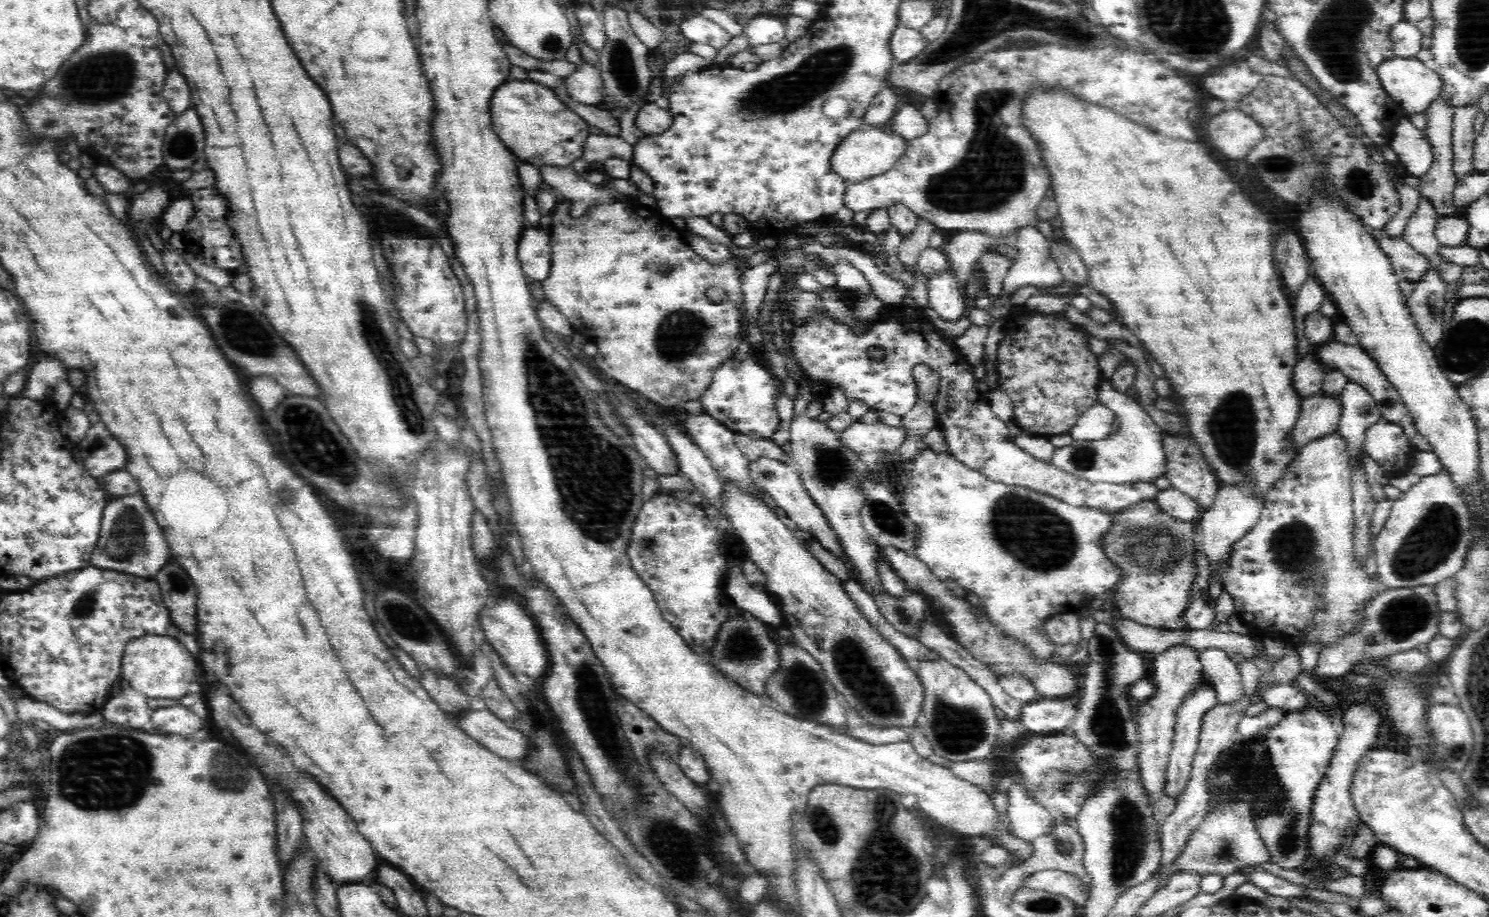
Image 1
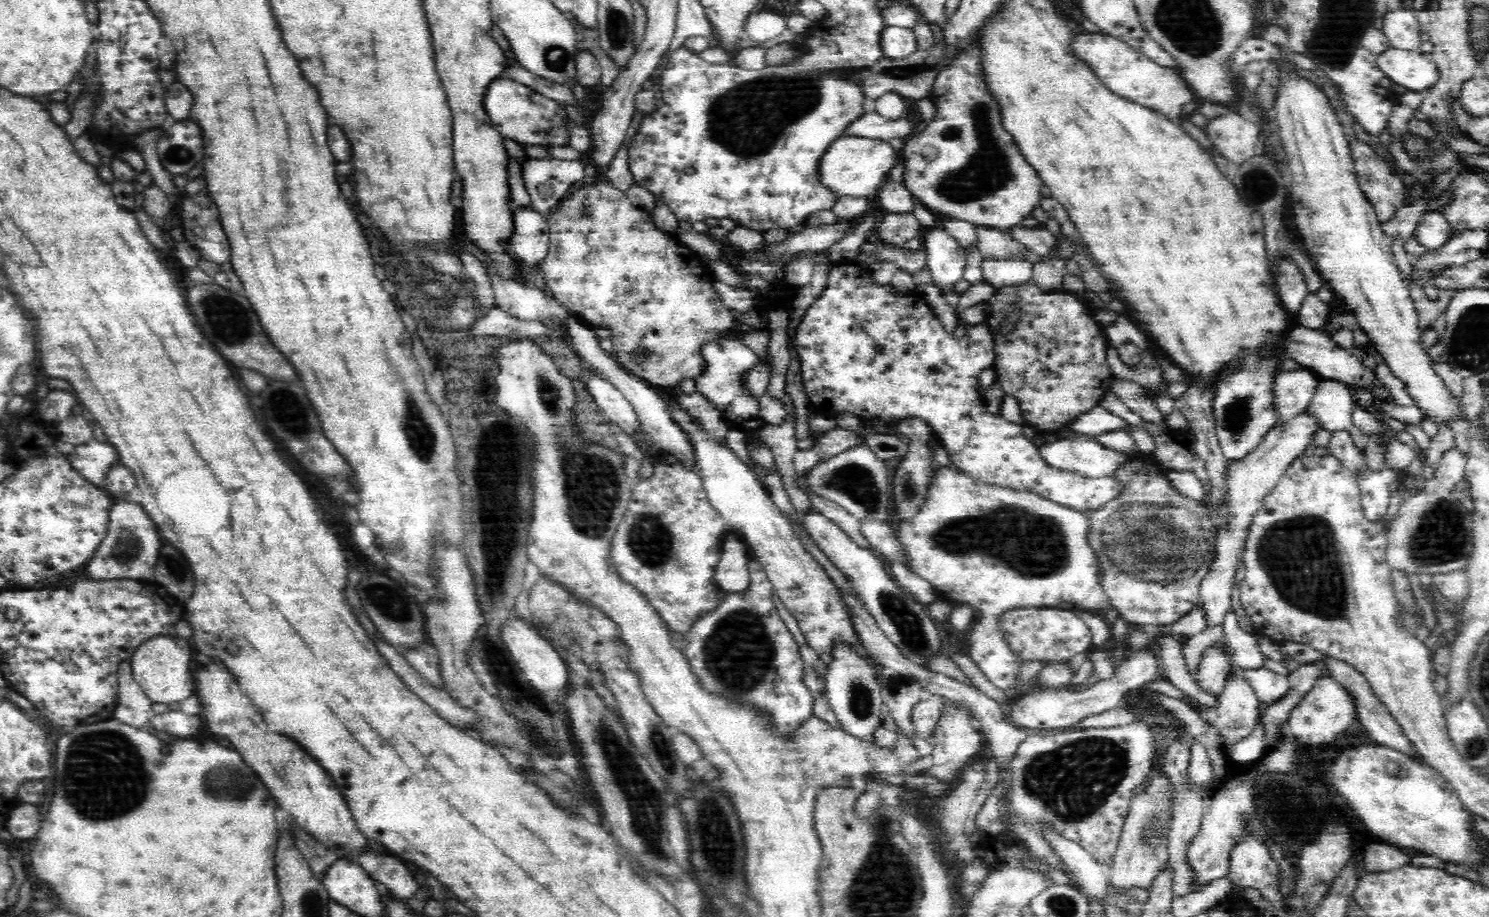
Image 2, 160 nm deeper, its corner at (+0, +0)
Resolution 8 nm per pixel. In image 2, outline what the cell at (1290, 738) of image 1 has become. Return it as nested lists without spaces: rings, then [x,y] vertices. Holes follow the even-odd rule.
[[[1322,675],[1312,690],[1304,695],[1298,706],[1290,712],[1288,728],[1292,732],[1292,740],[1308,744],[1314,748],[1322,748],[1324,744],[1332,744],[1338,736],[1342,736],[1352,724],[1358,722],[1356,703],[1350,692],[1330,675]]]

